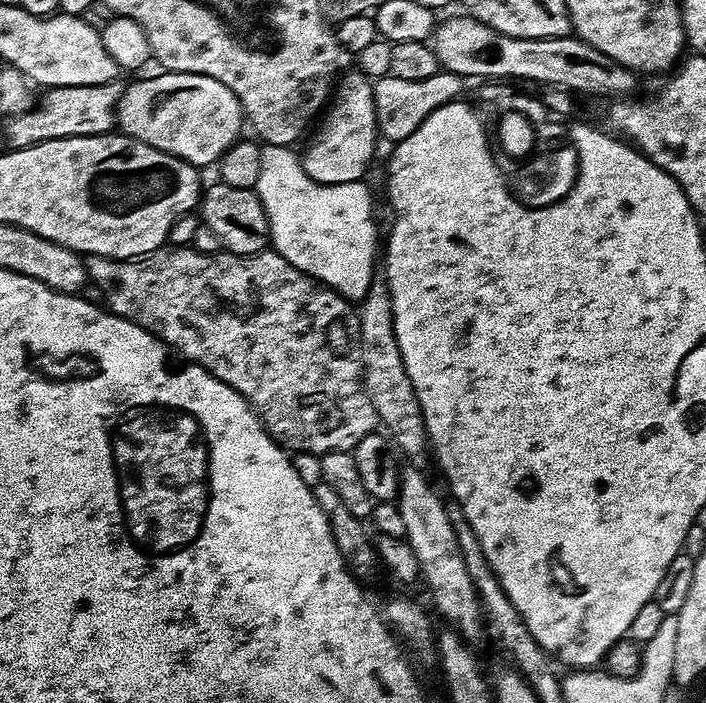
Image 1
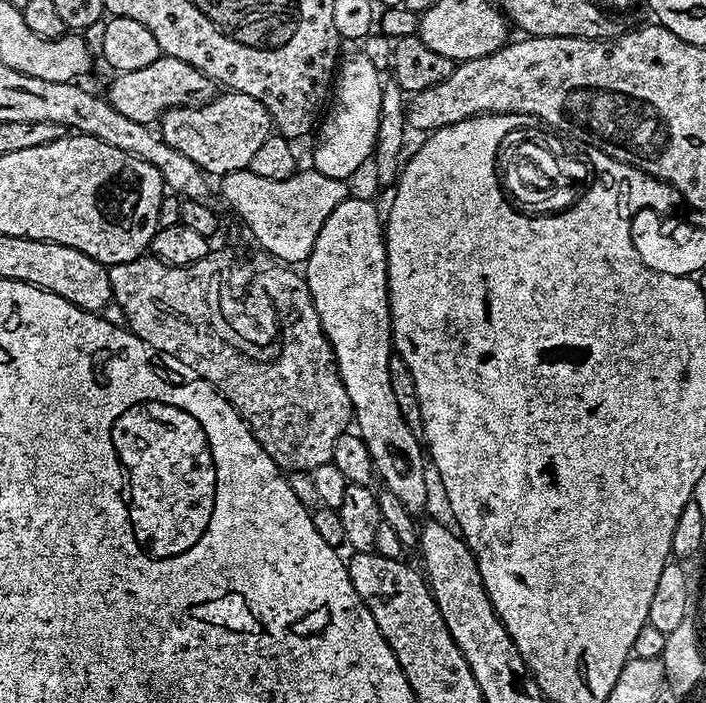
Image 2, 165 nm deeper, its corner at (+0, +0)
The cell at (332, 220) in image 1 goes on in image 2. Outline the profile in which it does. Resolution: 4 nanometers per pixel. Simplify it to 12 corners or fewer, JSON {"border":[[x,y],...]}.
{"border":[[315,170],[219,181],[267,255],[300,266],[347,183]]}

